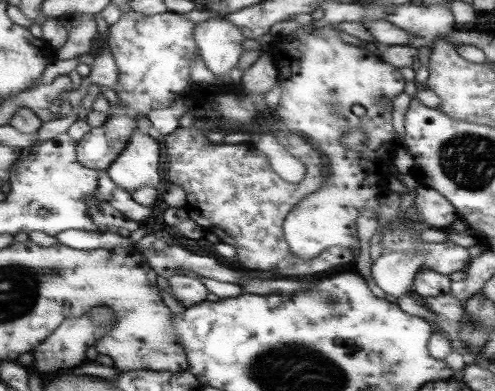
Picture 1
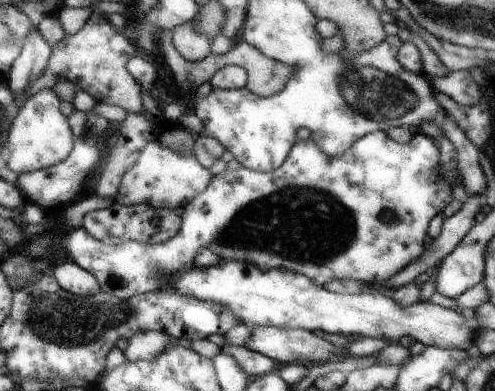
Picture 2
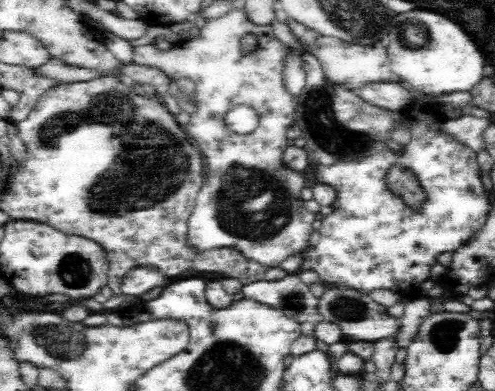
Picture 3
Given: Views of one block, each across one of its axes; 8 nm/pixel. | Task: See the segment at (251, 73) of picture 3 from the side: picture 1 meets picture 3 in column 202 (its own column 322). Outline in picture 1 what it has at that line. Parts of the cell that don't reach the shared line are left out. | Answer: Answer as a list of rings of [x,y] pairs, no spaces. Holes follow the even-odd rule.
[[[309,24],[293,34],[287,36],[273,36],[273,42],[269,46],[269,54],[273,56],[279,72],[279,102],[269,112],[269,116],[275,120],[269,132],[275,130],[287,130],[297,132],[307,142],[315,146],[315,150],[321,154],[325,164],[325,186],[321,186],[321,192],[313,192],[313,196],[305,196],[293,212],[289,212],[289,220],[285,220],[285,240],[289,240],[289,248],[295,256],[301,258],[313,258],[321,250],[329,246],[341,246],[349,250],[359,250],[359,238],[355,230],[355,220],[361,216],[361,210],[373,210],[373,214],[379,214],[379,198],[385,198],[389,194],[385,182],[393,176],[391,174],[391,162],[393,154],[399,148],[393,140],[393,126],[391,126],[391,112],[383,106],[383,100],[393,100],[399,92],[403,92],[403,78],[399,72],[395,72],[395,66],[385,64],[381,58],[377,58],[369,50],[359,50],[357,46],[345,44],[339,40],[339,32],[335,26],[327,24]],[[359,104],[365,108],[365,116],[351,114],[351,106]],[[345,130],[363,130],[369,138],[369,142],[361,150],[349,150],[343,146],[341,136]]]

